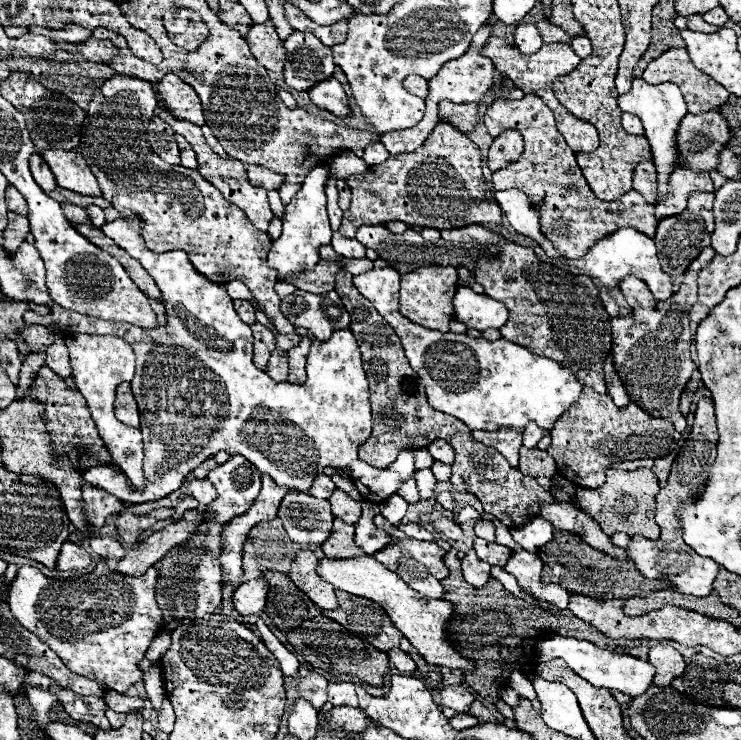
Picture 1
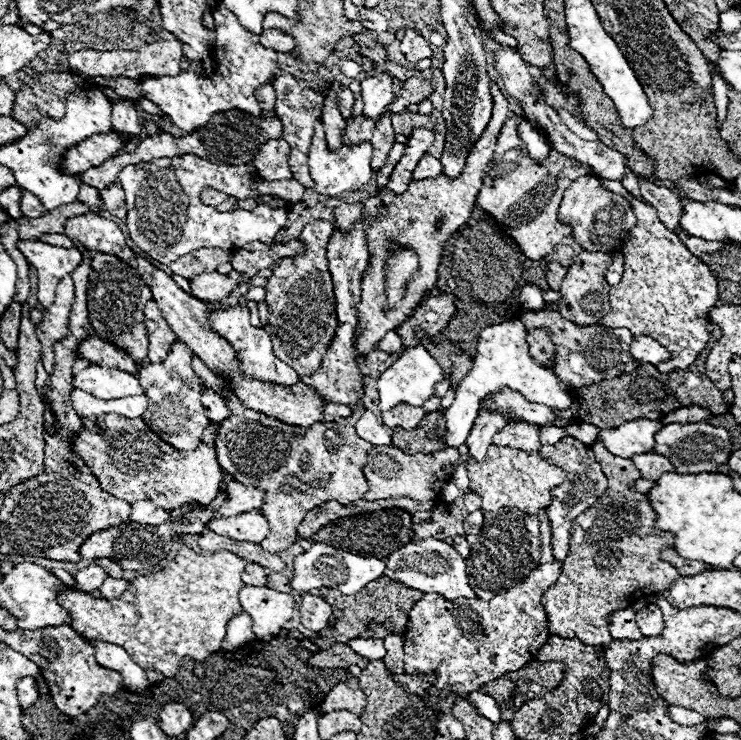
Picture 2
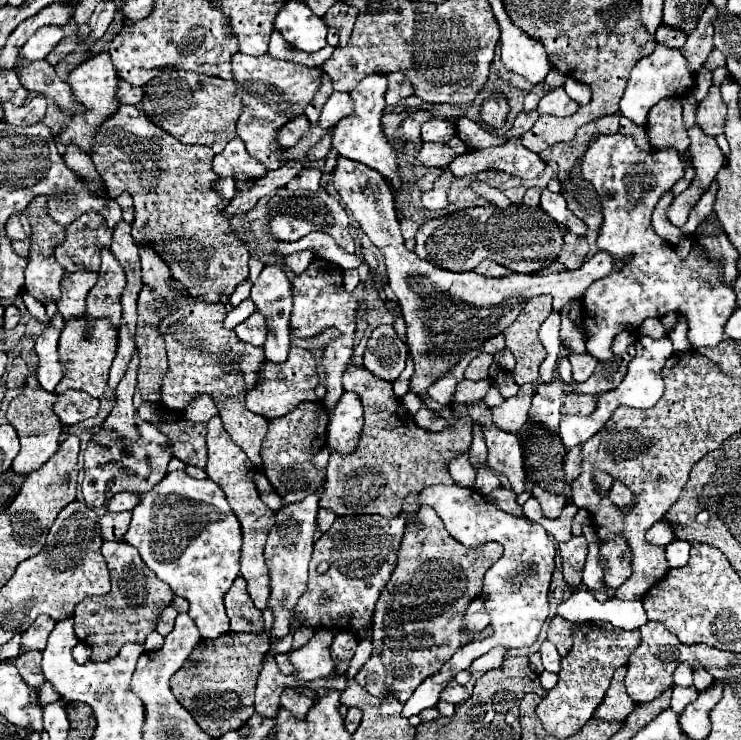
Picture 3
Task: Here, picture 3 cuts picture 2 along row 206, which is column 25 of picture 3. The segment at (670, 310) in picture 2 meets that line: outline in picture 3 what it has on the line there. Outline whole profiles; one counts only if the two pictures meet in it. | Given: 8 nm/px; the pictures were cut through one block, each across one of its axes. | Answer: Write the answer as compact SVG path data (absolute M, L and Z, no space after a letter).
M38 616L38 618L34 620L34 624L22 634L20 654L30 652L30 650L42 652L42 650L46 648L46 640L48 640L48 634L52 632L54 624L56 624L56 622L54 622L50 616Z

